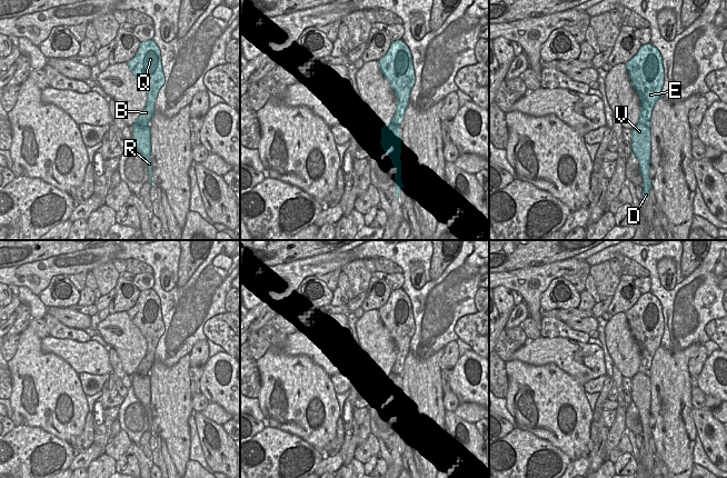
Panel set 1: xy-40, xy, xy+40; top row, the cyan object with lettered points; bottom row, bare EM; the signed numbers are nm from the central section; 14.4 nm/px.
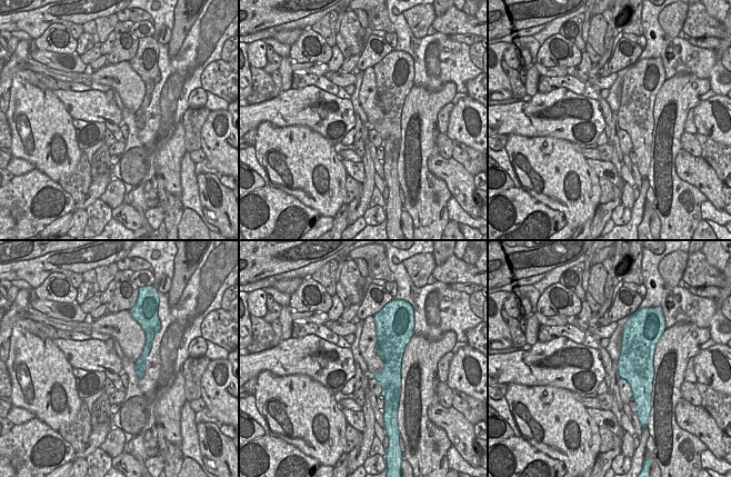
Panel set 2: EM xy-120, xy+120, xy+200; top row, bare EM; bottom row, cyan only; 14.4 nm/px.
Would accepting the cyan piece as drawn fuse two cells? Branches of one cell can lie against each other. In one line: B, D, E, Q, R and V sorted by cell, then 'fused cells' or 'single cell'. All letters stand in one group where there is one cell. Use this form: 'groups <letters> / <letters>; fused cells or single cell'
groups B D E Q R V; single cell

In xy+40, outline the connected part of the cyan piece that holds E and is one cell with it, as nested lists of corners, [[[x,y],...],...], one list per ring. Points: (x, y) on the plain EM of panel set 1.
[[[650,292],[640,296],[638,301],[625,312],[630,332],[640,347],[638,372],[631,378],[631,399],[638,409],[643,427],[643,445],[649,449],[651,431],[650,412],[650,366],[664,335],[663,307]]]

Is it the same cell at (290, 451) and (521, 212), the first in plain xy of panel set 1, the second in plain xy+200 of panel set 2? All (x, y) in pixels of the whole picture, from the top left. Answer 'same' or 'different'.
same

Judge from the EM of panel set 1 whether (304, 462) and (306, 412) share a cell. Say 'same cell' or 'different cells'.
different cells

